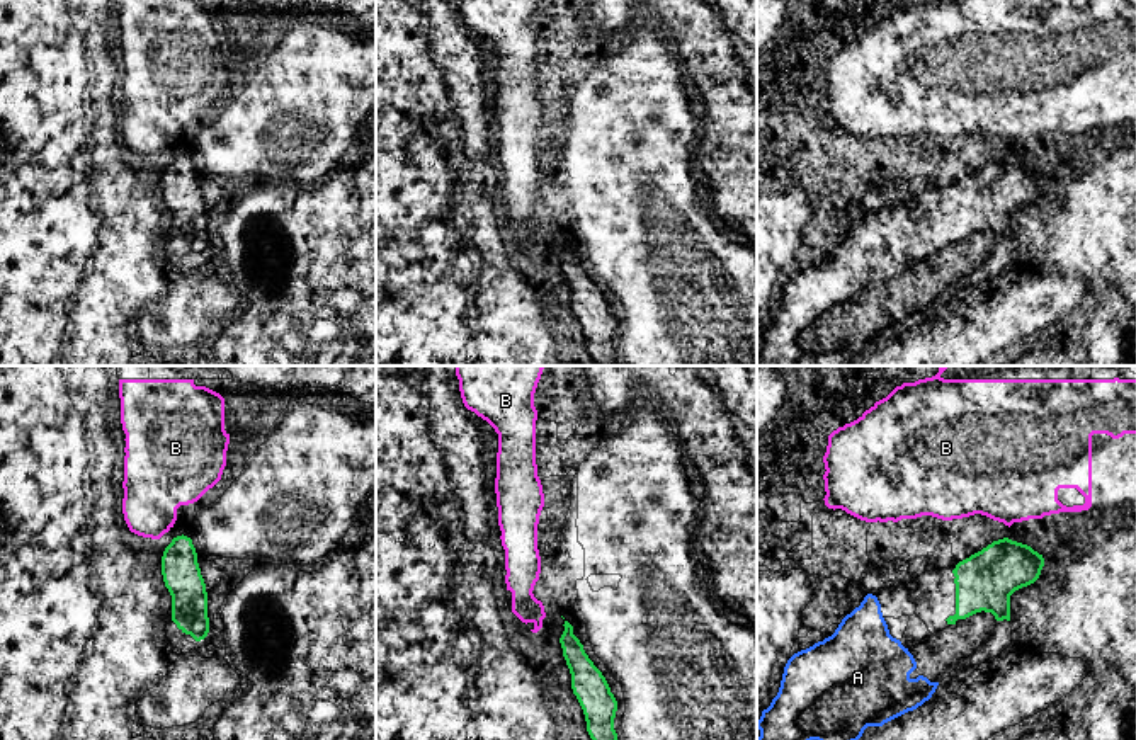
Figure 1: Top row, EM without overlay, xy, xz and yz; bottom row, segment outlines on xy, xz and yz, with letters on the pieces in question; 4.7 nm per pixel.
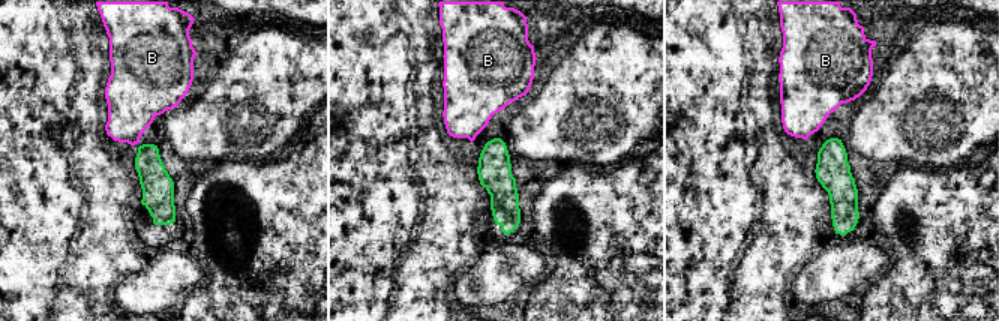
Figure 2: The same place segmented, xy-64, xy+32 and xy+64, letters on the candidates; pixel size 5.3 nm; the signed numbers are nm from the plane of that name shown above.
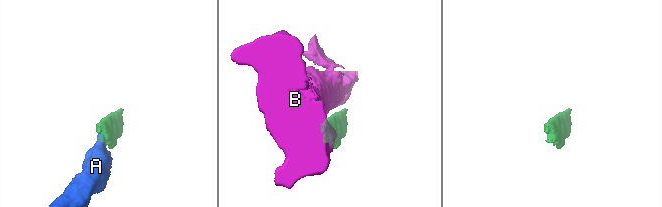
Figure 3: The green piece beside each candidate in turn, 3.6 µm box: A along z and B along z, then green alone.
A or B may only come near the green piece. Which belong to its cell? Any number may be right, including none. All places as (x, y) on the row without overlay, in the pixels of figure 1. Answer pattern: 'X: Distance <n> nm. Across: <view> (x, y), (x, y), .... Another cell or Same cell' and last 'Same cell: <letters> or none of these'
A: Distance 220 nm. Across: yz (948, 242), (907, 267). Same cell
B: Distance 50 nm. Across: xy (174, 157), (167, 150). Another cell
Same cell: A

